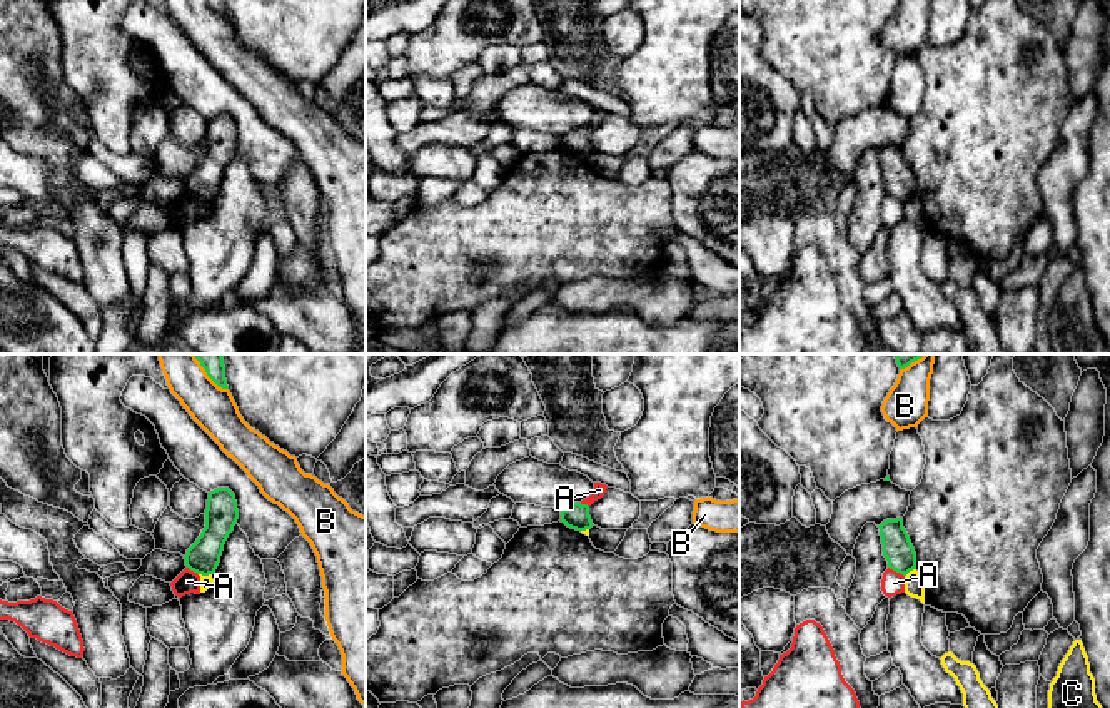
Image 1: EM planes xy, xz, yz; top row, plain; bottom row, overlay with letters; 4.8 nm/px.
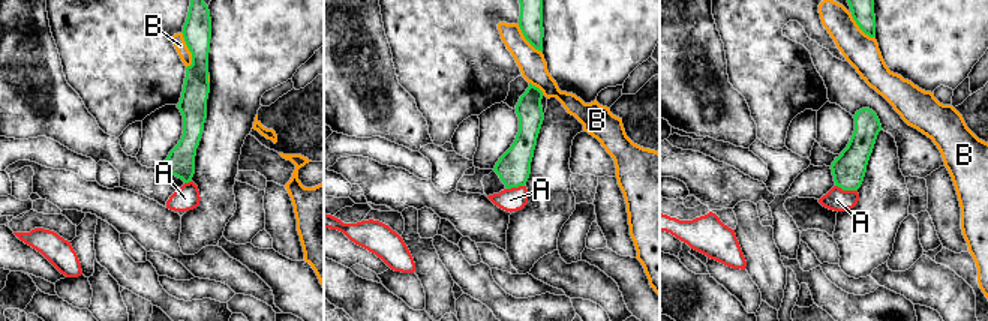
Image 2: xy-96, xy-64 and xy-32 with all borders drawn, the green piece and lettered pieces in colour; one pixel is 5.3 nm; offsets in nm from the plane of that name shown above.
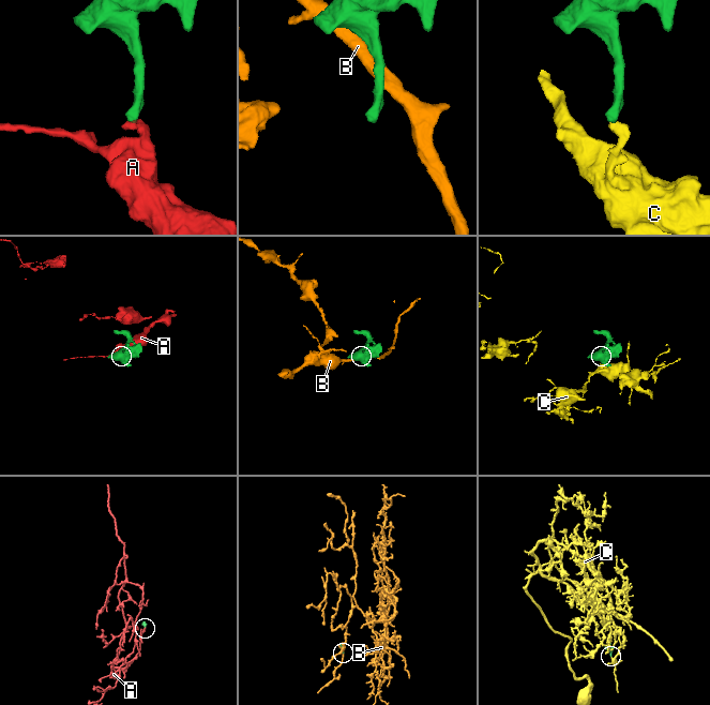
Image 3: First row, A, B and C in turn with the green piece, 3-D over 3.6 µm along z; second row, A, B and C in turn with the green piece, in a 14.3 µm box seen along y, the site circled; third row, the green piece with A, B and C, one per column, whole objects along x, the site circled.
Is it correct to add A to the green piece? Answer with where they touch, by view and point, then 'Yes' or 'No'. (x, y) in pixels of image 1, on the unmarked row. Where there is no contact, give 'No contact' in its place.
Touches green at yz (897, 197). No

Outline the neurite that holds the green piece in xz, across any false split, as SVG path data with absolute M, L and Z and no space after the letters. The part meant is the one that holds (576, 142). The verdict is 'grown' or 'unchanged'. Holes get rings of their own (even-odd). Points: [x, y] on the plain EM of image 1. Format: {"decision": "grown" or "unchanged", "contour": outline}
{"decision": "unchanged", "contour": "M574 129L561 137L561 149L576 157L586 157L593 154L593 147L589 142L589 132Z"}

